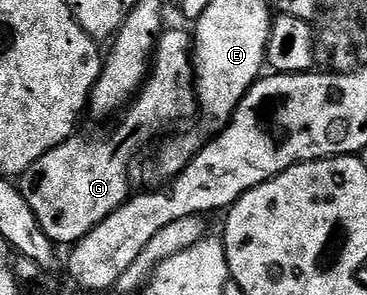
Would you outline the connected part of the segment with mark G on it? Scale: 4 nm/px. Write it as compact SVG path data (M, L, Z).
M165 28L156 41L156 51L152 55L152 64L147 78L140 87L139 93L132 98L130 104L123 110L122 116L115 122L109 137L80 137L73 135L68 140L46 151L42 159L38 159L26 172L18 178L20 194L30 203L30 211L38 219L42 231L57 246L71 247L81 241L106 215L110 215L122 203L128 200L128 164L139 149L144 149L163 129L168 129L176 120L184 121L187 117L197 116L198 102L194 88L194 70L192 54L194 52L194 37L184 29Z

